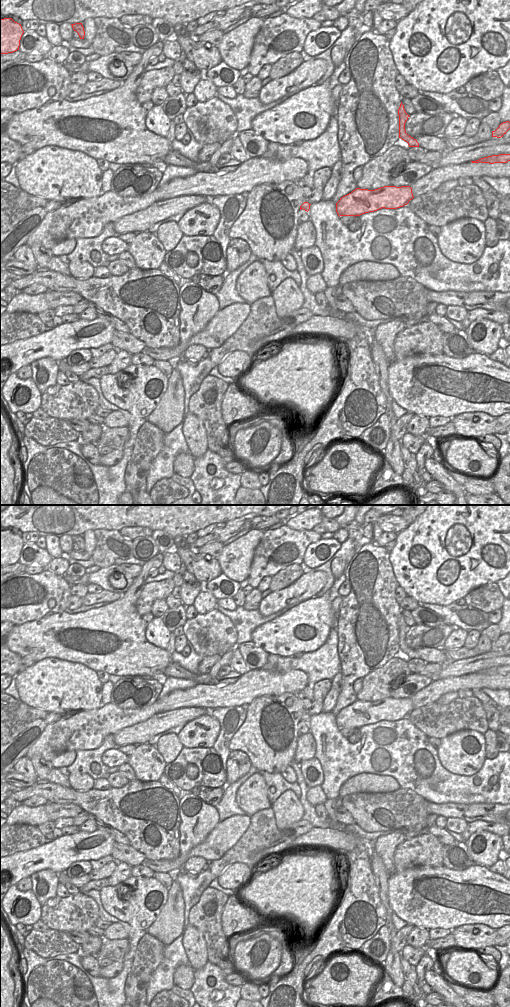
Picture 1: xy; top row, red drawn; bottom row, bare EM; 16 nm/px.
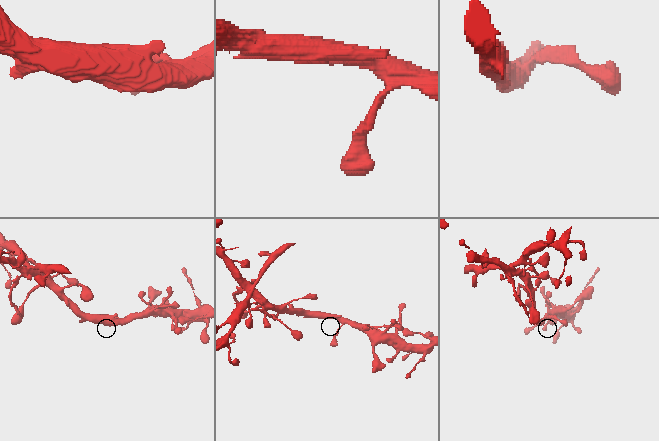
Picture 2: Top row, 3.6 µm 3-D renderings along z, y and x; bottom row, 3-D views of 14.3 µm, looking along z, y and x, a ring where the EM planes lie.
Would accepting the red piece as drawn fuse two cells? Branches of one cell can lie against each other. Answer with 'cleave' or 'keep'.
keep

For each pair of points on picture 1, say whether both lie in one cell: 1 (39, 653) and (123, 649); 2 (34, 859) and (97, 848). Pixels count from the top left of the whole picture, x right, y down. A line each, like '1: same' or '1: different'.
1: same
2: same

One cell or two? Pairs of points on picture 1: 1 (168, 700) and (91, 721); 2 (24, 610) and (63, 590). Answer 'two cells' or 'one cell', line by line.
1: one cell
2: one cell

